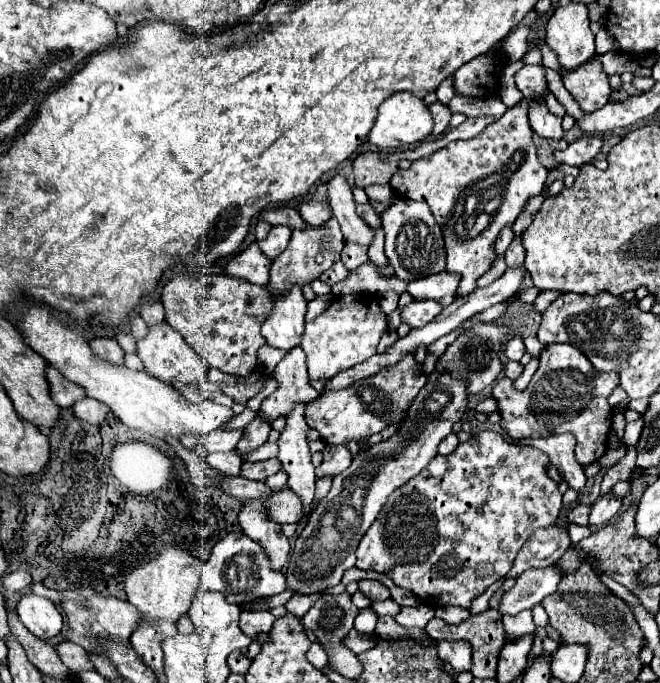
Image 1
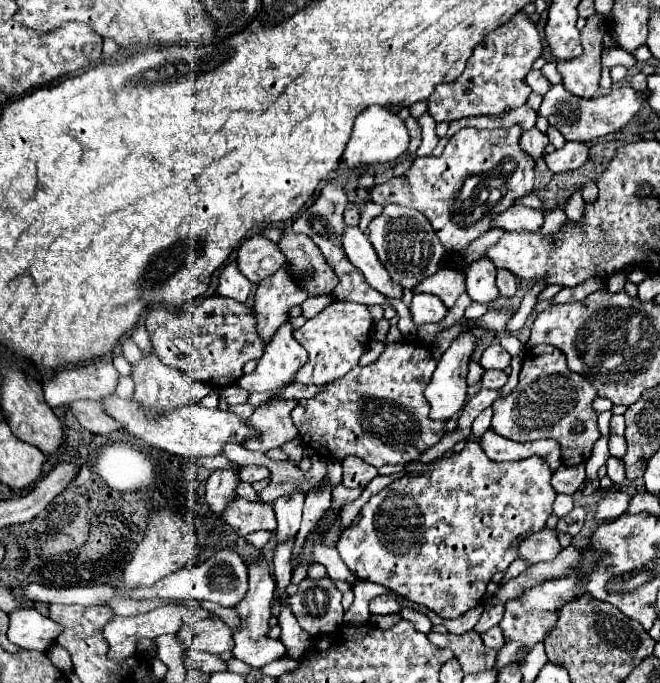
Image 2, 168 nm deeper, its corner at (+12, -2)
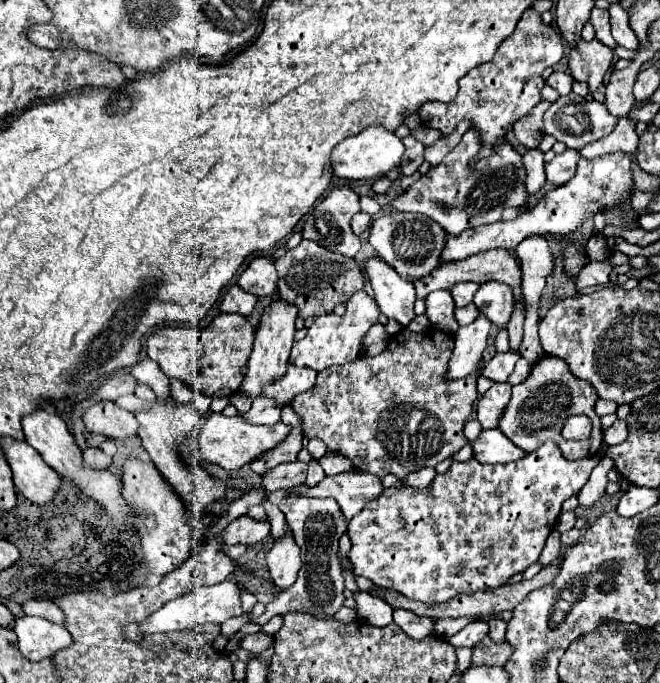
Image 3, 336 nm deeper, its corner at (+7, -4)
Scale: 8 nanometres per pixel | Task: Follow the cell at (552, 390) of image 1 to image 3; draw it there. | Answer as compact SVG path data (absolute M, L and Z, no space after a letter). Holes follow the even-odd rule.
M547 355L535 363L527 381L513 387L513 397L509 401L509 407L505 409L505 415L501 417L499 429L519 449L523 449L527 453L535 451L545 441L555 441L559 445L559 449L563 451L563 455L571 461L593 457L599 453L599 447L603 443L603 429L599 423L599 415L593 409L595 401L597 401L597 391L593 391L593 387L587 381L577 379L569 371L565 361ZM571 415L587 415L591 419L593 431L591 431L591 437L587 441L565 441L565 439L561 439L561 427L563 427L565 419Z

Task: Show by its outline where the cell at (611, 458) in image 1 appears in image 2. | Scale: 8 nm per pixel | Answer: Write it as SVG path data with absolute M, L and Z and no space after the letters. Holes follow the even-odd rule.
M610 457L610 459L606 461L606 469L608 469L610 479L612 479L616 485L620 485L620 483L626 479L626 477L624 477L624 461L622 461L622 459Z

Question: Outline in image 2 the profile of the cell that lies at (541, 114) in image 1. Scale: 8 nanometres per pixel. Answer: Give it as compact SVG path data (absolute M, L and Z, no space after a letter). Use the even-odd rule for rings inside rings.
M532 127L532 129L528 129L528 131L522 131L522 137L520 137L520 147L522 147L528 155L532 155L534 159L542 157L546 143L548 143L546 133L538 131L536 127Z

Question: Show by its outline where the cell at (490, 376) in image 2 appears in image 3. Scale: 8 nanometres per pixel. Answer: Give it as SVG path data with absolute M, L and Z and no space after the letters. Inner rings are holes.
M493 383L493 387L477 403L477 419L481 423L481 429L495 429L499 425L499 419L509 399L511 399L511 385Z

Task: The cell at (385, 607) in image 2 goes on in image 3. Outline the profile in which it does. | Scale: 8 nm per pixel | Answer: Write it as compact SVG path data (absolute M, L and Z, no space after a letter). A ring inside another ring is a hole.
M395 611L393 613L393 621L397 625L401 625L403 631L411 639L417 639L417 641L429 637L433 633L433 625L435 625L435 619L421 619L411 611Z

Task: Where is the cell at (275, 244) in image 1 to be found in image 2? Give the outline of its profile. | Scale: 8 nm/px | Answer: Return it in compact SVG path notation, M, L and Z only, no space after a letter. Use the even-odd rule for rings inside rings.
M262 235L248 237L238 249L238 265L252 283L260 283L264 277L270 277L284 263L286 257L280 247Z

